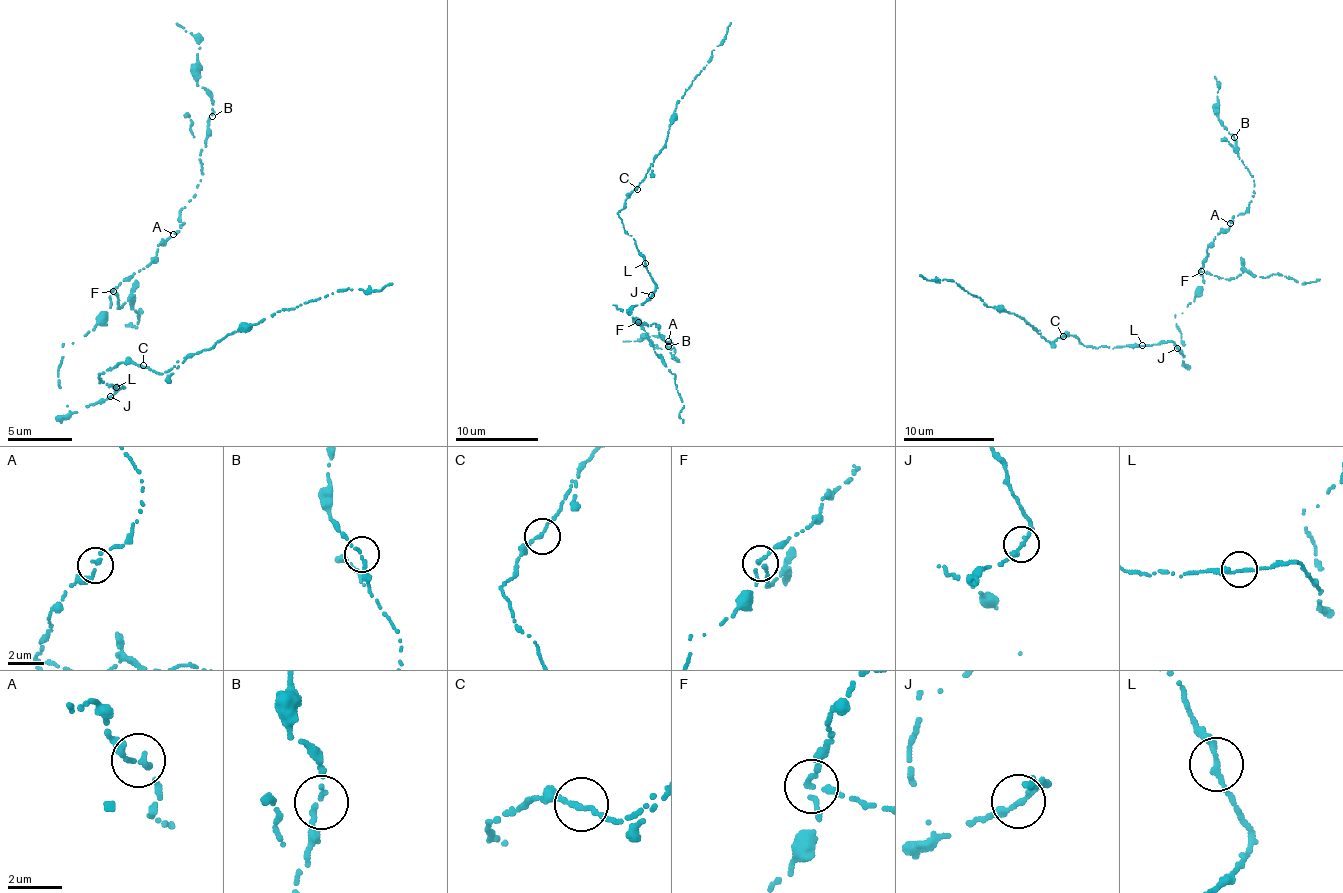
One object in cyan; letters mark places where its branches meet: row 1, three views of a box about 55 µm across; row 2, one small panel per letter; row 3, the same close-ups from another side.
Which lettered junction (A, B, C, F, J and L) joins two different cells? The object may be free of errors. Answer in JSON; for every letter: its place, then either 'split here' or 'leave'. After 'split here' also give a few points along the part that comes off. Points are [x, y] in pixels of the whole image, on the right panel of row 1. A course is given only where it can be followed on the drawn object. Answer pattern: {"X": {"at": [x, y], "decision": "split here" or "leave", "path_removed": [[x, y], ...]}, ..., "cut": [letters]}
{"A": {"at": [1230, 223], "decision": "leave"}, "B": {"at": [1234, 137], "decision": "leave"}, "C": {"at": [1063, 336], "decision": "leave"}, "F": {"at": [1201, 271], "decision": "split here", "path_removed": [[1201, 271], [1226, 279], [1244, 272], [1276, 273], [1298, 282], [1320, 278]]}, "J": {"at": [1177, 348], "decision": "leave"}, "L": {"at": [1142, 345], "decision": "leave"}, "cut": ["F"]}

